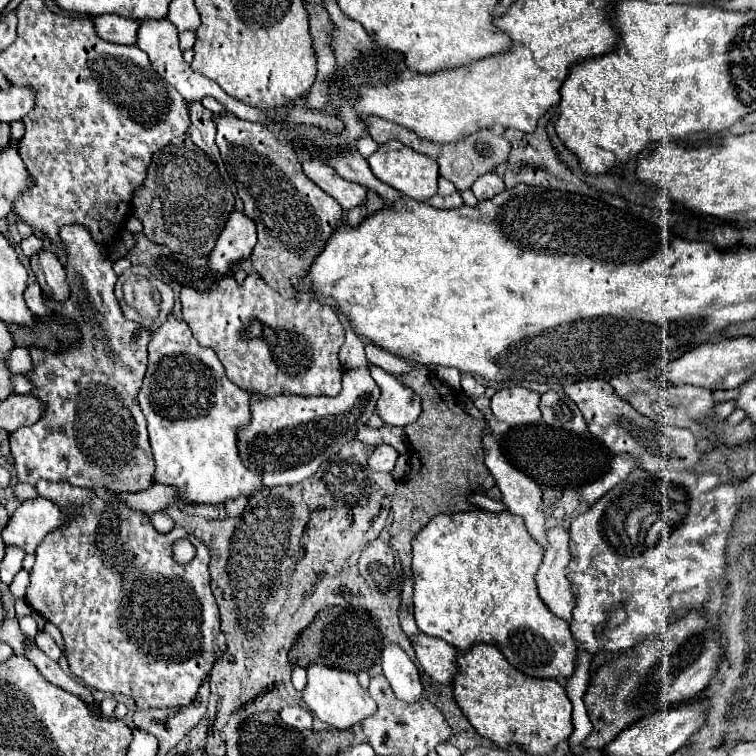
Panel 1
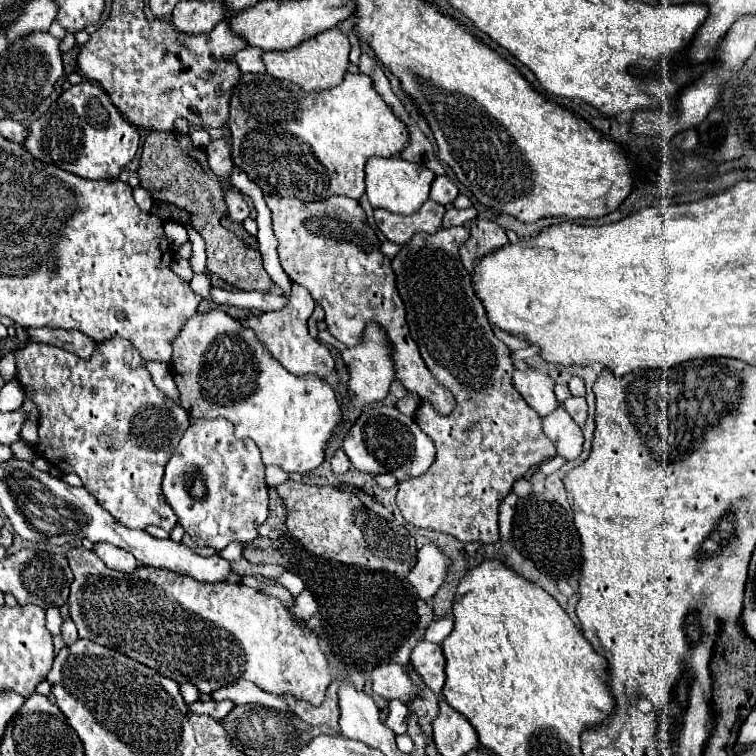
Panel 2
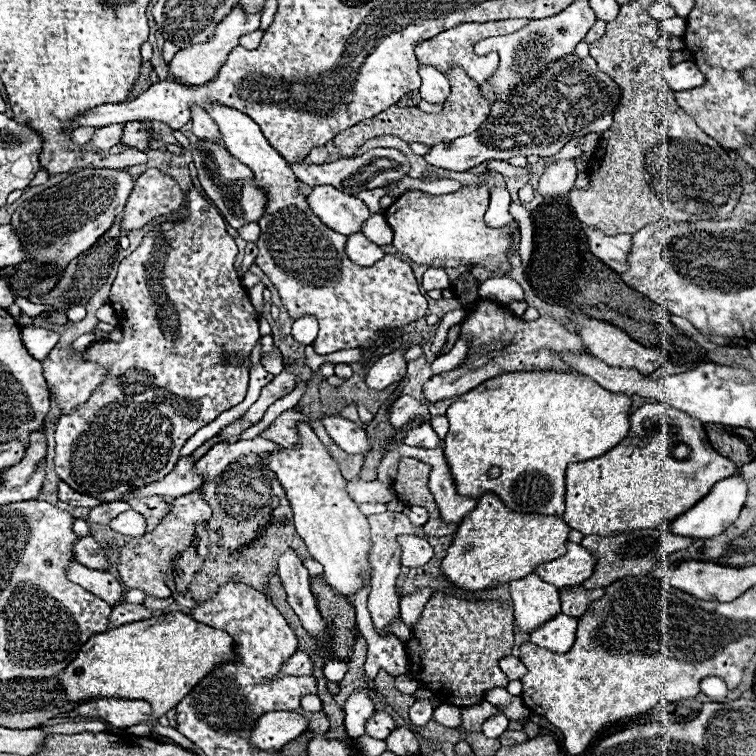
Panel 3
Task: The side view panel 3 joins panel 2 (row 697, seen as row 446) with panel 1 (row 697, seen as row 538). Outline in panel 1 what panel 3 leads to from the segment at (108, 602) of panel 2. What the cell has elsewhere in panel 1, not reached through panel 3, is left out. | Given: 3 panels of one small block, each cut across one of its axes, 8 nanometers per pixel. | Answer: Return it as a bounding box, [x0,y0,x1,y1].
[304,664,376,730]

